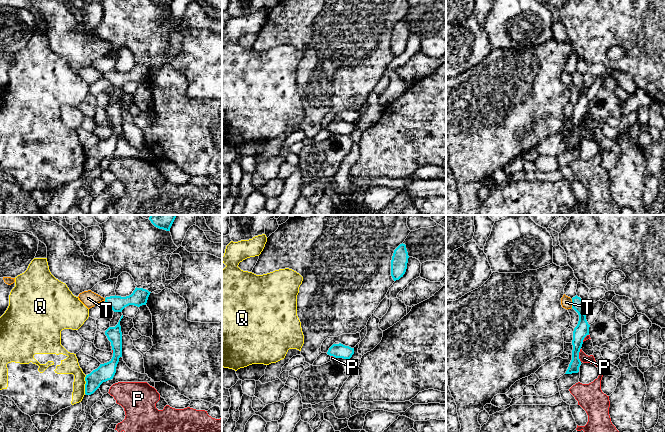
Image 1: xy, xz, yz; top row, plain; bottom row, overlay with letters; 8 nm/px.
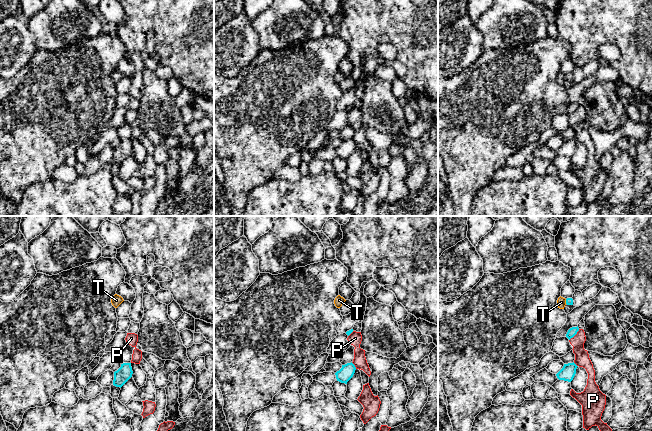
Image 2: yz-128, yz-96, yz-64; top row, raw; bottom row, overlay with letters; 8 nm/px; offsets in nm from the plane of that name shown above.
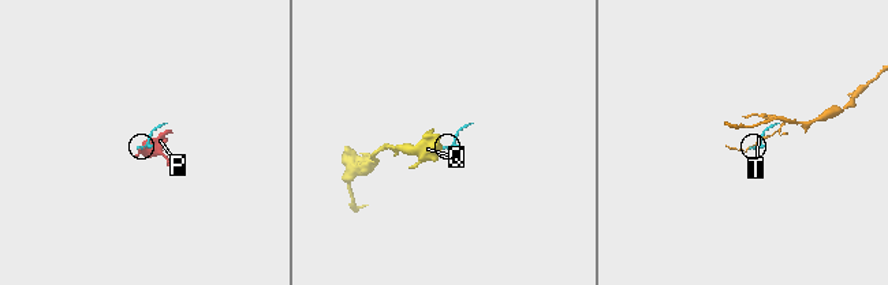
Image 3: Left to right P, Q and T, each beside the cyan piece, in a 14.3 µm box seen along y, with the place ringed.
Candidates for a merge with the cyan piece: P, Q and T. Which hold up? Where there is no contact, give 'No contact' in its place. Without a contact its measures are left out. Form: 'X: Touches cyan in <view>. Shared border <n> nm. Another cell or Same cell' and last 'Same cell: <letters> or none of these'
P: Touches cyan in yz. Shared border 110 nm. Another cell
Q: Touches cyan in xy. Shared border 150 nm. Another cell
T: Touches cyan in yz. Shared border 70 nm. Another cell
Same cell: none of these

